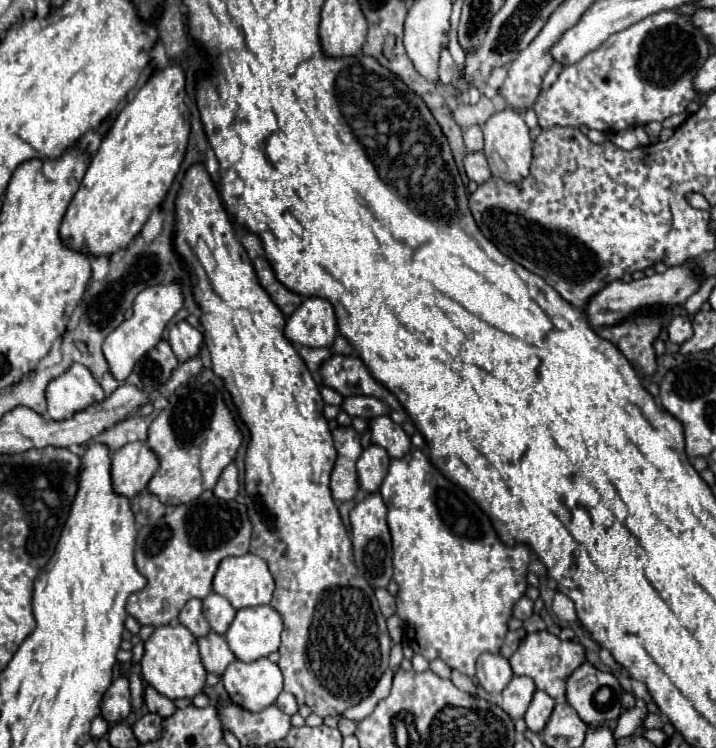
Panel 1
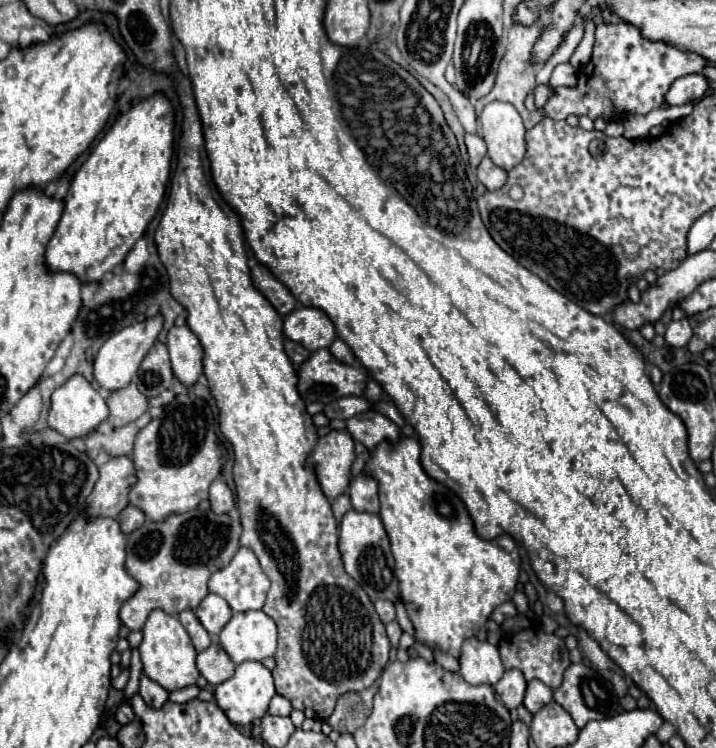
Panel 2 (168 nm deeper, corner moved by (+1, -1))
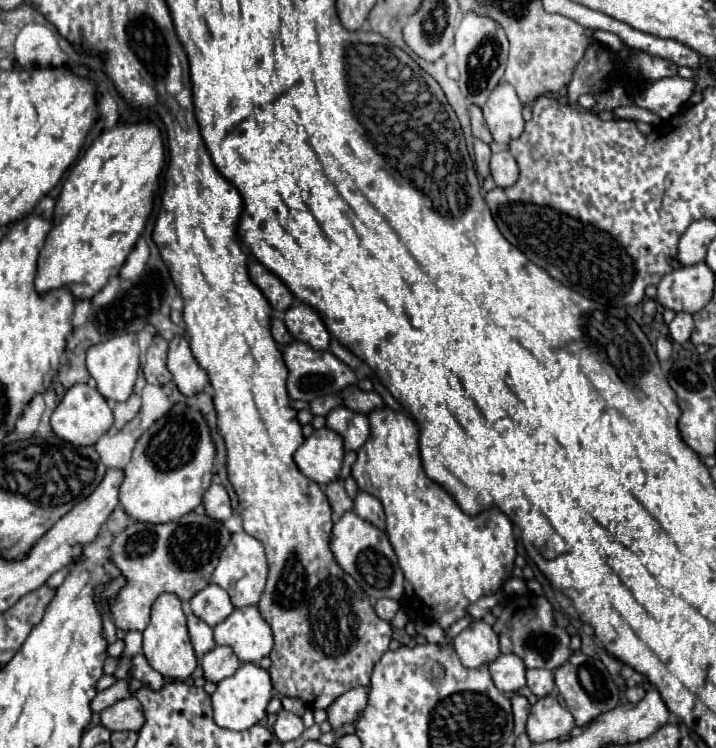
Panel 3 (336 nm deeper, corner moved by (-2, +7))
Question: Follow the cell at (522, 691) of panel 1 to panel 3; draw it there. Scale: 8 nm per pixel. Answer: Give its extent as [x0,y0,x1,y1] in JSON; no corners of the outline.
[489,654,527,692]

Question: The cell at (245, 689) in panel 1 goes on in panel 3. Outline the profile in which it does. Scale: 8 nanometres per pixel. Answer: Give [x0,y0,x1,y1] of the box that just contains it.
[211,662,273,730]

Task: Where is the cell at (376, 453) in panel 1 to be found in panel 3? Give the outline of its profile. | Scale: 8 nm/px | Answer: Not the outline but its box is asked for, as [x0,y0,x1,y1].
[355,490,385,530]

